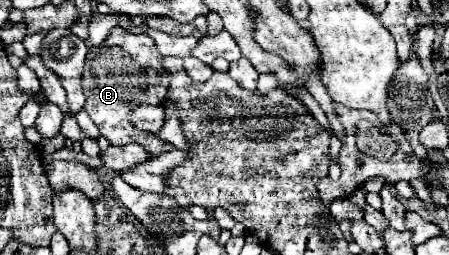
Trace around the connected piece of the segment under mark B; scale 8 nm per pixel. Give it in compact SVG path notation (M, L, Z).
M114 29L112 35L100 43L98 47L92 47L86 57L86 69L82 75L82 89L86 95L84 111L90 115L94 125L100 129L100 135L110 141L110 145L126 145L126 143L138 143L142 145L150 157L158 157L172 149L174 145L168 141L158 139L154 133L140 131L130 123L130 115L140 105L162 105L168 85L170 85L170 73L166 69L150 69L128 73L128 71L112 71L112 63L122 65L136 65L136 63L162 63L162 55L156 49L156 43L148 35L134 35L126 29Z

